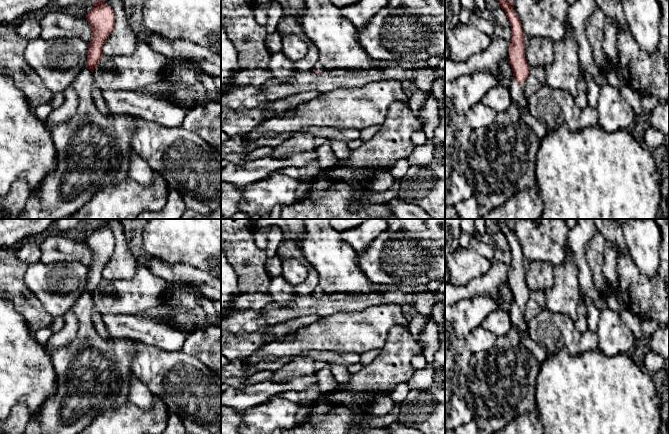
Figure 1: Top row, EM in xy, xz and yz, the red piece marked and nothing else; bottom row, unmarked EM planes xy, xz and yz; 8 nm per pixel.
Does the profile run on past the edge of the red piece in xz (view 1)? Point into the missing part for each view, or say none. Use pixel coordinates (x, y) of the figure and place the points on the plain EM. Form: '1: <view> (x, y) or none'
1: xz (318, 290)

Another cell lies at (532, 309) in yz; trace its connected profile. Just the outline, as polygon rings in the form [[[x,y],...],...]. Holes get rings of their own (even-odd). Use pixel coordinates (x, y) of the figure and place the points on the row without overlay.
[[[529,298],[525,304],[523,311],[524,319],[528,323],[530,320],[536,319],[537,316],[542,312],[542,309],[536,301]]]

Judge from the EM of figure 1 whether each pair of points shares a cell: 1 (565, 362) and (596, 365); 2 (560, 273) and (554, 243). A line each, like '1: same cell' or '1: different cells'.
1: same cell
2: different cells

